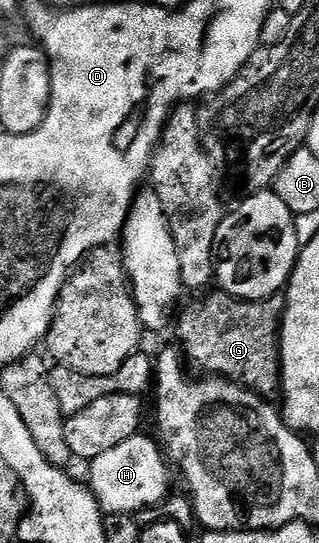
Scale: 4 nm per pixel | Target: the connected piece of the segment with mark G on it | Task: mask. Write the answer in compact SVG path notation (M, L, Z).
M283 293L272 294L268 298L253 302L239 296L231 298L228 294L212 294L209 298L204 298L201 302L186 307L184 315L179 315L180 327L177 328L176 334L184 341L182 354L187 365L201 375L230 378L234 382L243 384L247 390L259 394L261 398L275 399L275 394L277 397L282 390L280 384L280 323L284 320L285 301Z

